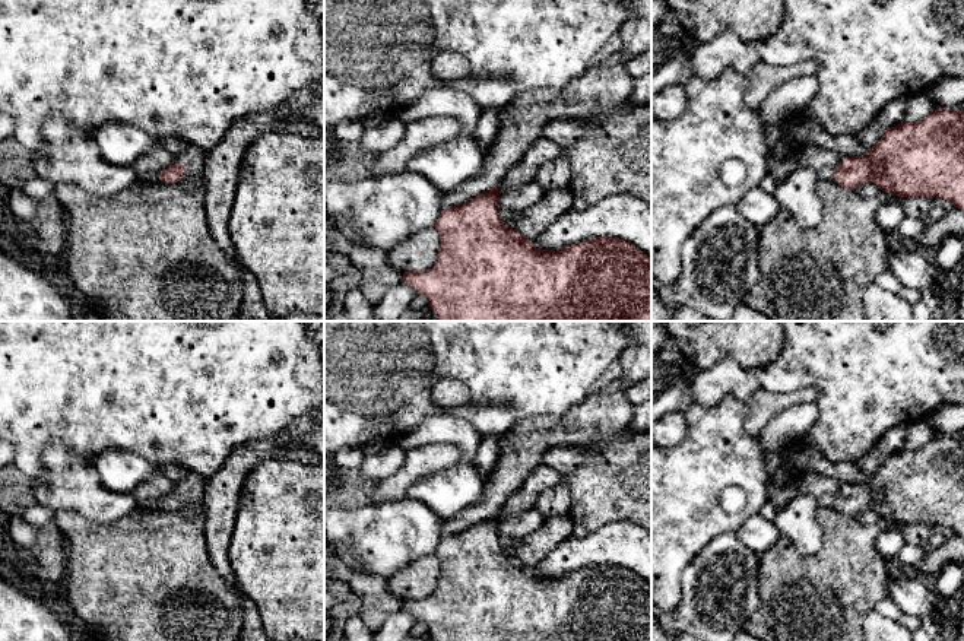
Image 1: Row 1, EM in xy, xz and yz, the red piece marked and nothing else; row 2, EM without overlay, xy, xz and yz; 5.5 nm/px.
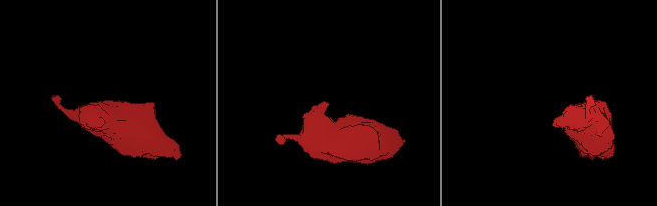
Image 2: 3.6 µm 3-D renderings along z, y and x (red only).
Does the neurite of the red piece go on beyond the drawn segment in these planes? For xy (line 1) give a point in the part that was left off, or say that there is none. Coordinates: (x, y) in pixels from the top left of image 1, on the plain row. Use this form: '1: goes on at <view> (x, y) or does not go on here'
1: goes on at xy (192, 485)

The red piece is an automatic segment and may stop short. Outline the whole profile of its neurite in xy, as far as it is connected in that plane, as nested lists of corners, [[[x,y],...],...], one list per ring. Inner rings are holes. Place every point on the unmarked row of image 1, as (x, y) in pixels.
[[[187,470],[184,477],[175,483],[175,491],[161,498],[161,508],[165,511],[174,511],[180,508],[185,501],[197,504],[203,510],[203,517],[206,518],[204,508],[204,488],[207,483],[206,476],[196,475]]]

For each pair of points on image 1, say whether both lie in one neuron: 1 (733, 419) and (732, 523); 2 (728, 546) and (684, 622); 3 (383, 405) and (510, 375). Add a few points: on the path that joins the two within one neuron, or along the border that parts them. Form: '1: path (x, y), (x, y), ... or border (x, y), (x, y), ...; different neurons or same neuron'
1: path (717, 446), (717, 451), (712, 457), (712, 501); same neuron
2: path (707, 559), (694, 576), (691, 602); same neuron
3: path (415, 373), (425, 362), (478, 362); same neuron

